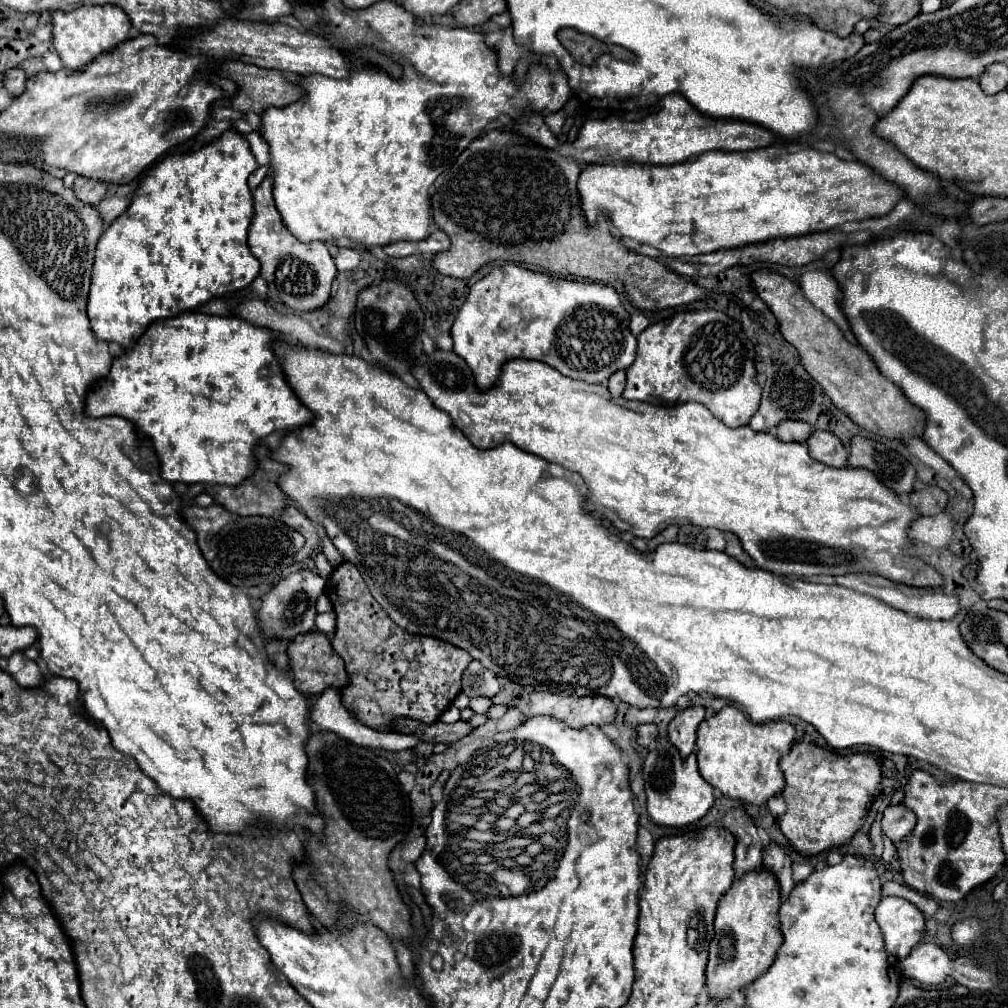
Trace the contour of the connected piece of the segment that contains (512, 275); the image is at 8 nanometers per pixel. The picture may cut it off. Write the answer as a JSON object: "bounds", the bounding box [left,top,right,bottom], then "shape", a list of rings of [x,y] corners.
{"bounds":[452,264,636,388],"shape":[[[506,264],[492,268],[482,280],[478,280],[466,302],[458,310],[452,326],[454,352],[466,360],[474,372],[478,388],[490,388],[500,374],[500,368],[510,358],[530,358],[546,362],[560,374],[572,380],[584,380],[592,384],[608,382],[610,374],[626,370],[636,354],[636,338],[630,332],[630,314],[624,310],[618,292],[612,286],[596,282],[576,282],[560,276],[532,272],[528,268]]]}

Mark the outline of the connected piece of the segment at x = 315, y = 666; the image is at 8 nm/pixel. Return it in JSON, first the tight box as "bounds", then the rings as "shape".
{"bounds":[288,632,348,698],"shape":[[[308,632],[308,634],[298,636],[296,640],[292,640],[288,644],[288,658],[290,658],[288,666],[294,674],[296,688],[302,694],[308,694],[308,698],[320,696],[326,688],[334,688],[334,690],[340,692],[344,686],[348,686],[348,676],[346,676],[346,670],[344,670],[344,662],[332,650],[330,640],[322,632]]]}

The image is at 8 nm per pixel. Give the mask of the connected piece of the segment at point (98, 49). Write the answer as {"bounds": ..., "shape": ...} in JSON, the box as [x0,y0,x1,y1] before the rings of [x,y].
{"bounds":[52,4,132,70],"shape":[[[112,4],[104,6],[80,6],[72,12],[52,12],[52,44],[62,60],[62,64],[70,70],[82,70],[102,52],[116,48],[120,42],[128,38],[128,30],[132,28],[124,10]]]}

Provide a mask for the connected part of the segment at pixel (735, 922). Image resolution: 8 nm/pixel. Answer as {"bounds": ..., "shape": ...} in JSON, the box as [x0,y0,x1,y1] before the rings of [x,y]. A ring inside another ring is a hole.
{"bounds":[706,868,782,1002],"shape":[[[760,868],[756,874],[744,874],[732,882],[718,902],[714,920],[714,938],[710,942],[710,960],[706,968],[706,986],[714,1002],[728,998],[734,990],[744,990],[754,978],[760,978],[774,962],[782,946],[780,910],[782,896],[776,876]]]}

